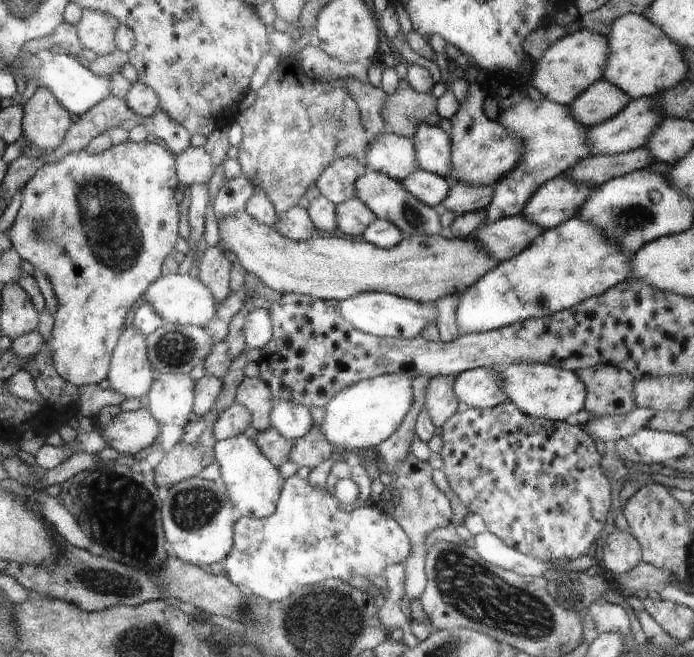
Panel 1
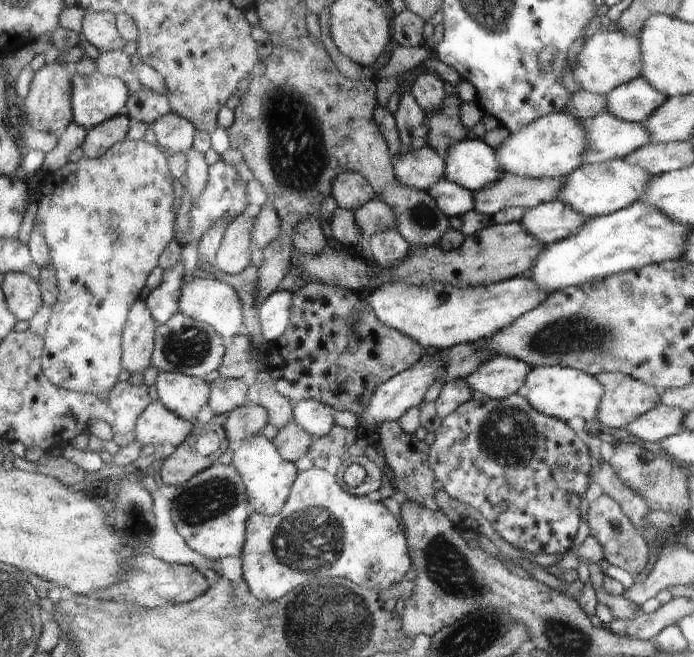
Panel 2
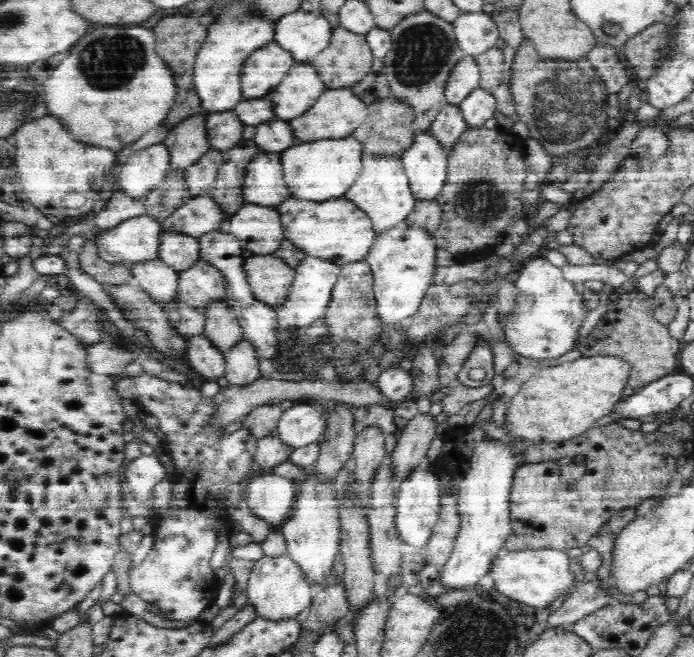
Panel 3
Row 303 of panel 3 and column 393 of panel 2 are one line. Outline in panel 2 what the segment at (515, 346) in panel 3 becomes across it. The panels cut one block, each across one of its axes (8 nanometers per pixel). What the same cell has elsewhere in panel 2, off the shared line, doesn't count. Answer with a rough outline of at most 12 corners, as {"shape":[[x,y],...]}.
{"shape":[[326,469],[252,513],[243,576],[282,599],[340,577],[386,590],[410,570],[396,518]]}

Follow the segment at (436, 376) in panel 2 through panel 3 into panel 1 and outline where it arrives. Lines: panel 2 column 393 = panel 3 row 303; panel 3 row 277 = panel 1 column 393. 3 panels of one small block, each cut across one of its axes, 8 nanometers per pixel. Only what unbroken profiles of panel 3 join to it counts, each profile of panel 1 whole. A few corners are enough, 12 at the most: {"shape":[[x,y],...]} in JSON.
{"shape":[[407,374],[344,388],[318,430],[338,452],[376,448],[414,396]]}

